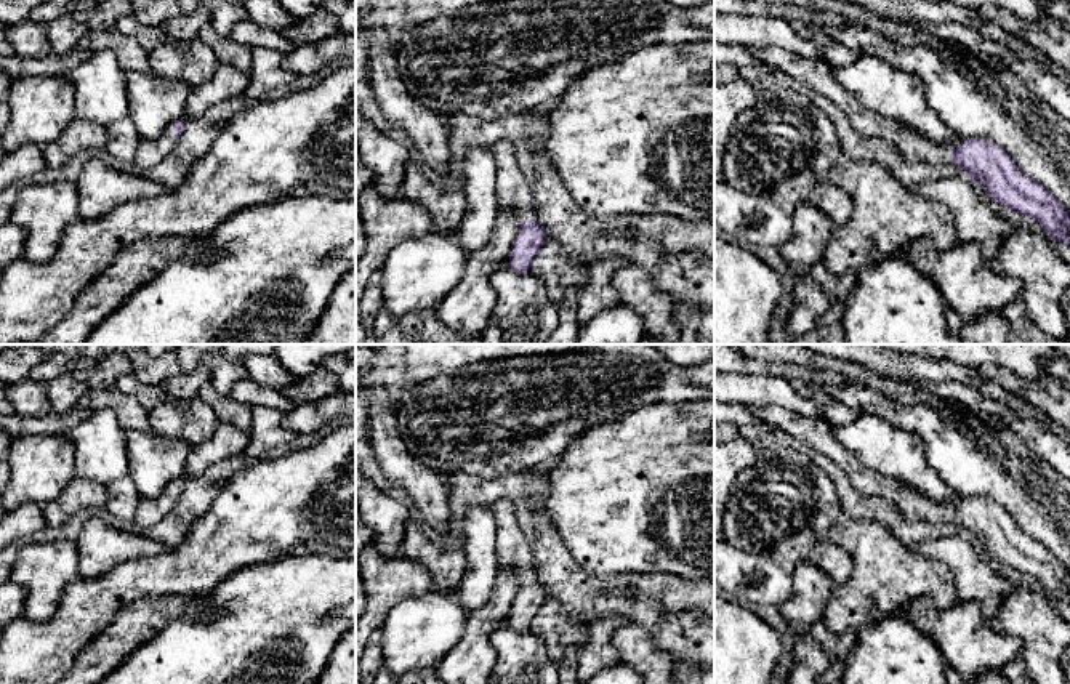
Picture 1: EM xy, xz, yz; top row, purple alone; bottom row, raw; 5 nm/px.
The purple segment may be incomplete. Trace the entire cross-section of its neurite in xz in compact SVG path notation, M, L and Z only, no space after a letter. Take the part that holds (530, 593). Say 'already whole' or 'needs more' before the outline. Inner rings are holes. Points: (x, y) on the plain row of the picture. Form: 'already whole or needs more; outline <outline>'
needs more; outline M500 500L492 506L497 522L497 562L498 567L513 569L519 588L509 610L509 625L514 631L524 633L537 612L541 609L546 593L535 577L532 548L516 519L509 500Z

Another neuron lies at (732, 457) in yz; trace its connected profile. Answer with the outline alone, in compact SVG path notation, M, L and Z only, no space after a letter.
M743 439L714 444L714 540L724 538L730 487L740 471L756 463L756 457L758 449Z

